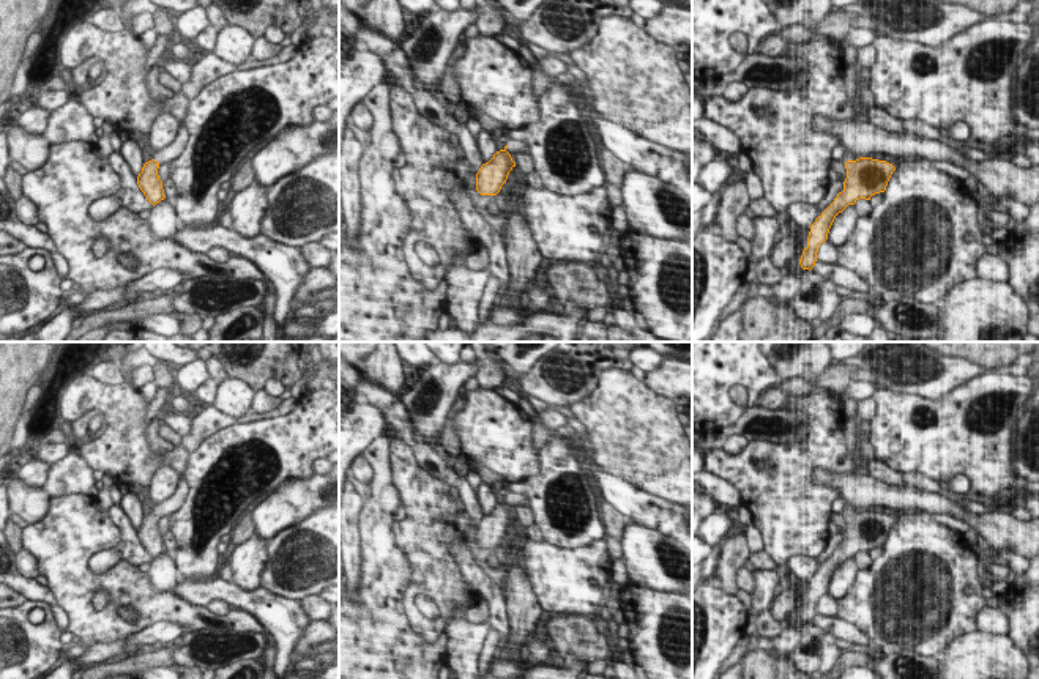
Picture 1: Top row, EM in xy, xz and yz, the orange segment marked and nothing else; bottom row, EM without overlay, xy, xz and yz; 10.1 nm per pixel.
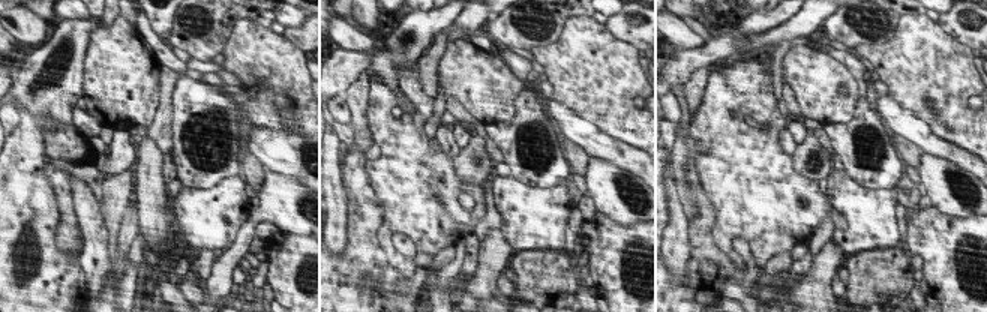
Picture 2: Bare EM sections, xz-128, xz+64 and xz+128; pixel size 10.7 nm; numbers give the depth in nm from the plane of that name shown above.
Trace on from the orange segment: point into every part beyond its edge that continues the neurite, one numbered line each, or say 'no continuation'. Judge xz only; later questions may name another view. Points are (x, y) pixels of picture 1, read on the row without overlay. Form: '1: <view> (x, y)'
1: xz (514, 500)

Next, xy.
1: xy (177, 500)

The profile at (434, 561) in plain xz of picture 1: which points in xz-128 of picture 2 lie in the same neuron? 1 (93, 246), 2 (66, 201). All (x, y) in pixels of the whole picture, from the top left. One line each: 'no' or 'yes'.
1: no
2: yes

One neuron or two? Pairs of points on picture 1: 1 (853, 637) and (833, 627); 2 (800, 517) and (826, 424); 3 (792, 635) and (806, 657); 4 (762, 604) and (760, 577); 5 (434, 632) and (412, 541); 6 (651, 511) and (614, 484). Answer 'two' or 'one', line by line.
1: one
2: one
3: two
4: one
5: one
6: one

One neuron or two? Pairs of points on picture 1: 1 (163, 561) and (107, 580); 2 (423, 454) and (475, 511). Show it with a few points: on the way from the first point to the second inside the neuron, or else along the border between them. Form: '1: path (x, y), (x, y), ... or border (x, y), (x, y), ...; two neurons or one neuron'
1: border (145, 574), (156, 588), (171, 591); two neurons
2: path (439, 467), (467, 495); one neuron

